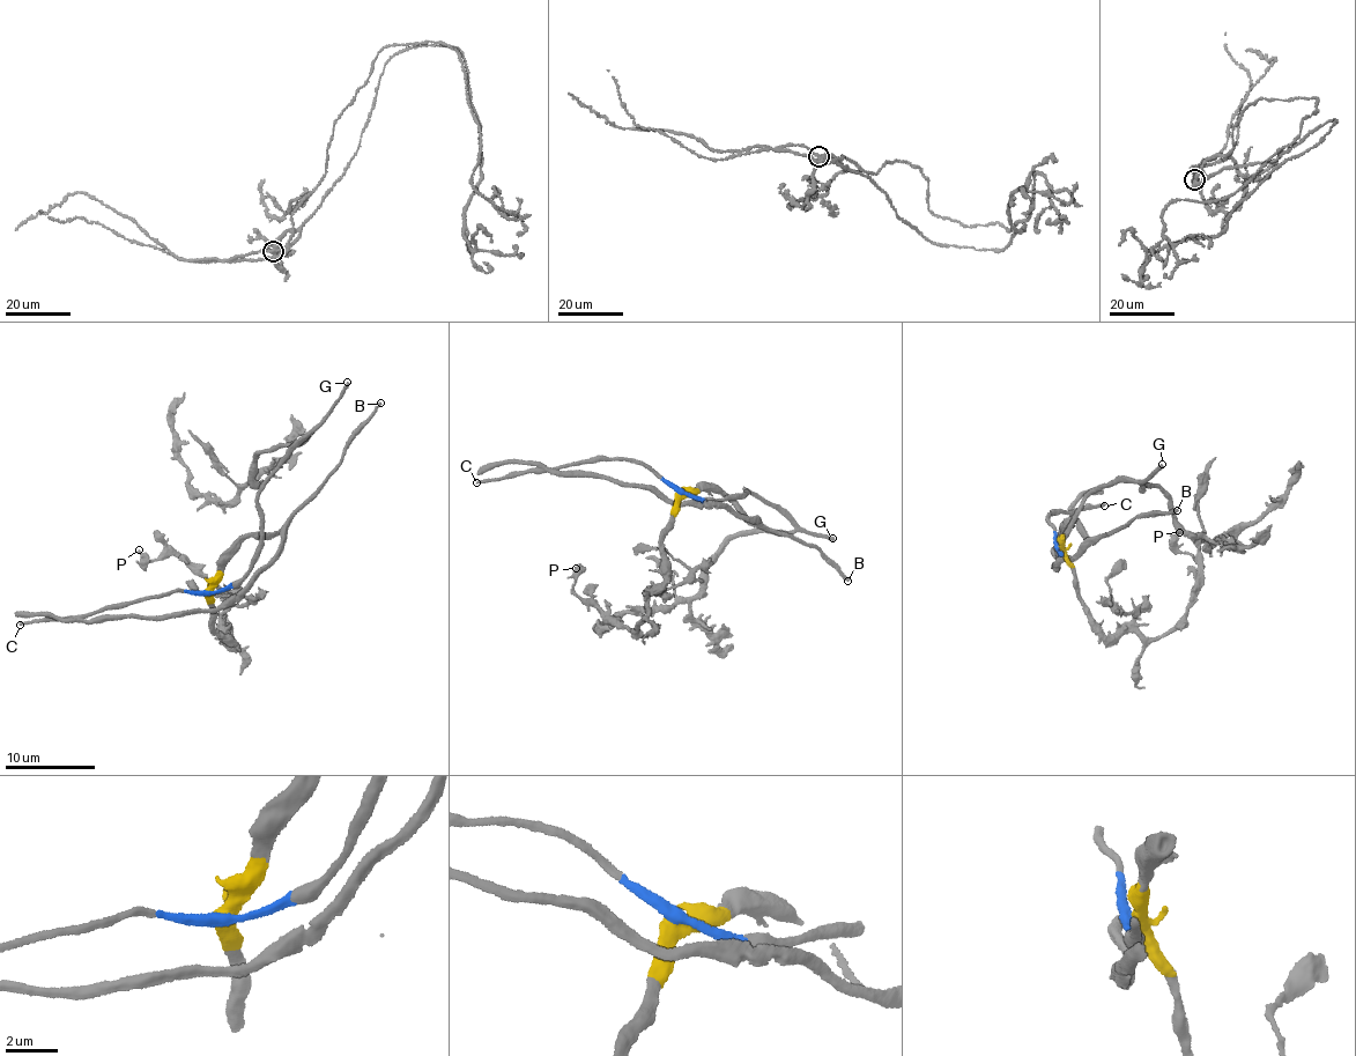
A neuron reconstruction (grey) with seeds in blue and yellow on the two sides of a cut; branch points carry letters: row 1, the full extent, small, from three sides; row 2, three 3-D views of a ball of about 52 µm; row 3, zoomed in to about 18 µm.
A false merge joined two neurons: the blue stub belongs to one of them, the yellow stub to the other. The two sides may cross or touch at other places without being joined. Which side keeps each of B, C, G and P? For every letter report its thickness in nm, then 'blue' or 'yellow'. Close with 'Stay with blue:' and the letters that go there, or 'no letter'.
B: calibre 240 nm; yellow
C: calibre 200 nm; blue
G: calibre 260 nm; blue
P: calibre 320 nm; yellow
Stay with blue: C, G

